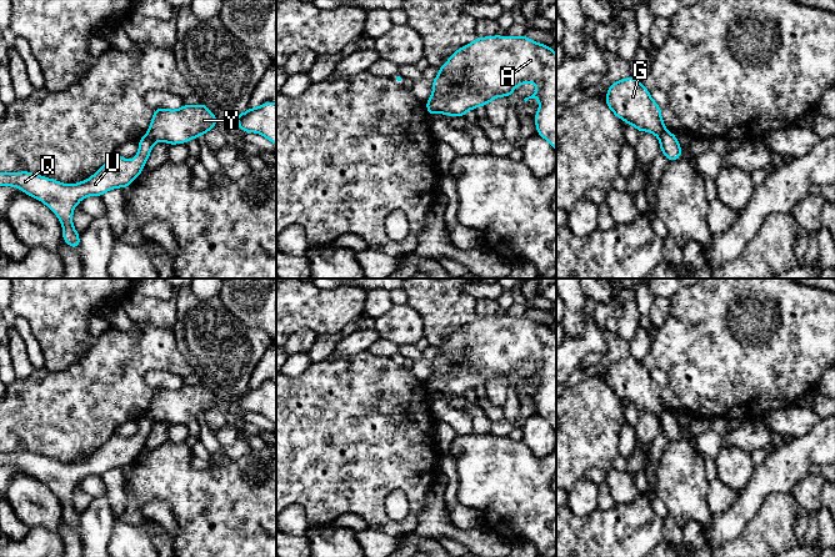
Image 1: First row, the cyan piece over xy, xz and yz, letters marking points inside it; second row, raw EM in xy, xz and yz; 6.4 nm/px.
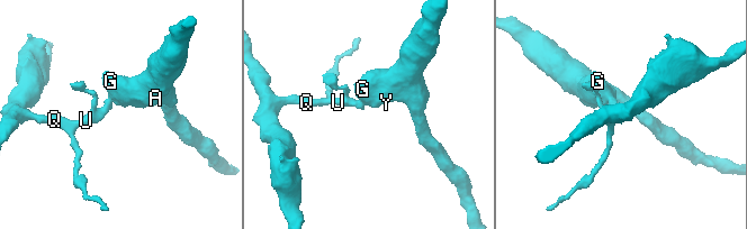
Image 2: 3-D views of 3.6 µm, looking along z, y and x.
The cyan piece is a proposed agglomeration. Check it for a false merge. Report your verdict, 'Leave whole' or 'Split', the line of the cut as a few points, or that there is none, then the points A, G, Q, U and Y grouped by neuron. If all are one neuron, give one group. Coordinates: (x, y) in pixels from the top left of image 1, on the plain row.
Split. Split along xy (148, 411), (156, 420). Groups: A G Y / Q U

